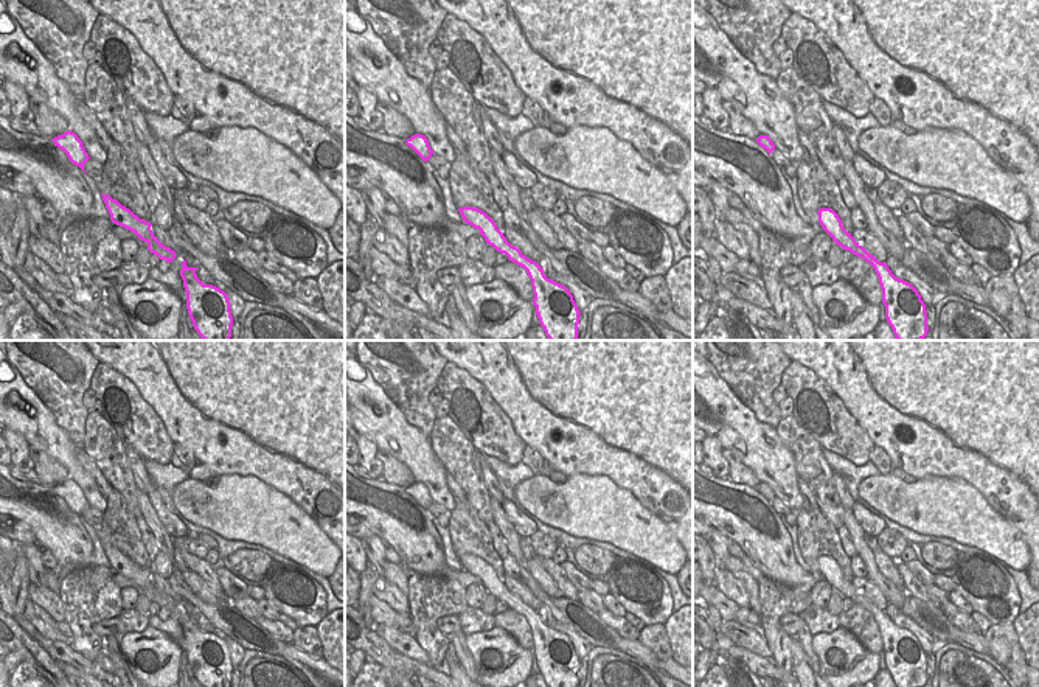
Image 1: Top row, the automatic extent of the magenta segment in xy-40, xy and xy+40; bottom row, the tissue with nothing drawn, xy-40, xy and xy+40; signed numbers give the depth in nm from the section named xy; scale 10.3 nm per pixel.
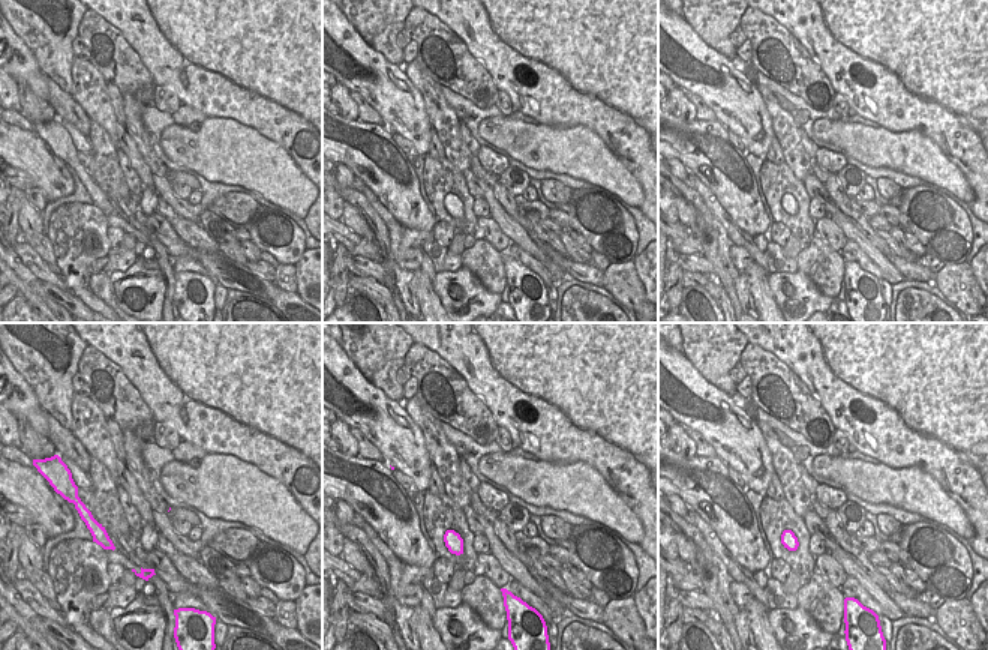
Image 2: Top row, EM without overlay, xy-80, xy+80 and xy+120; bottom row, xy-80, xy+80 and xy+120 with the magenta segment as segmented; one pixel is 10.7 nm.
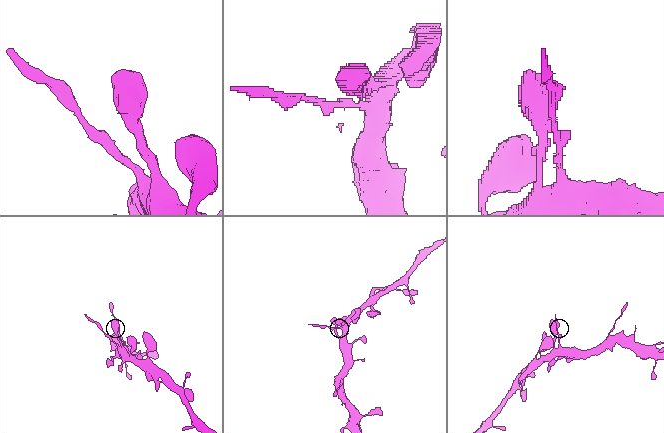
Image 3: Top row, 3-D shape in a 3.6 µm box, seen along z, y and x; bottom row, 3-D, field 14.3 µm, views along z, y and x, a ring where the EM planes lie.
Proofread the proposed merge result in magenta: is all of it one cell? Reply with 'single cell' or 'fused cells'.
fused cells

